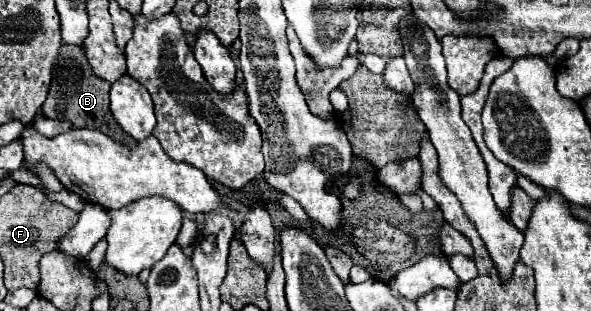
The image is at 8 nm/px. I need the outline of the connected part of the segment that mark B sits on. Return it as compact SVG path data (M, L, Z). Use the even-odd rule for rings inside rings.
M54 64L52 66L52 84L48 98L42 106L42 114L46 118L58 118L58 120L70 120L74 128L96 128L108 136L114 134L114 140L134 146L136 142L126 136L118 124L114 122L110 110L108 110L108 92L110 82L96 76L90 68L90 64Z

